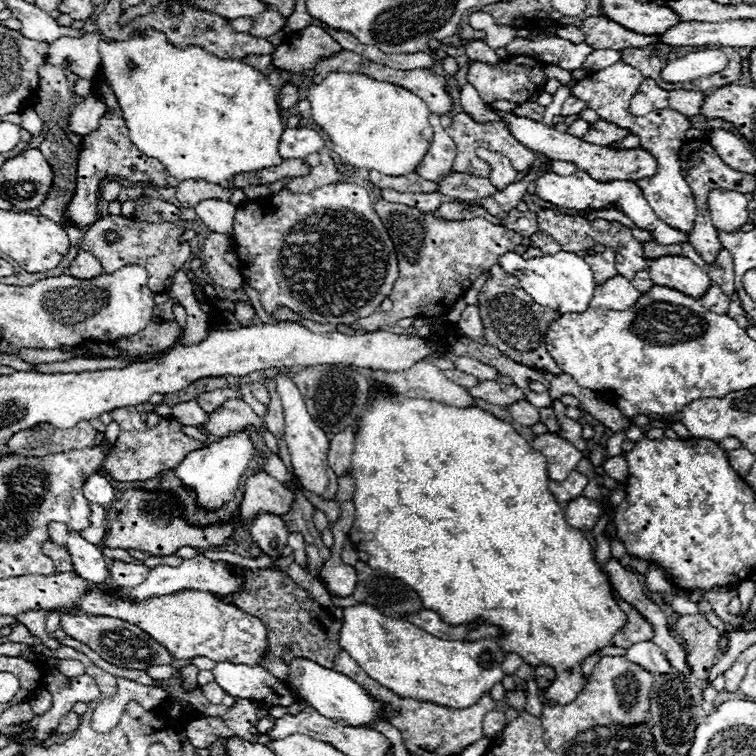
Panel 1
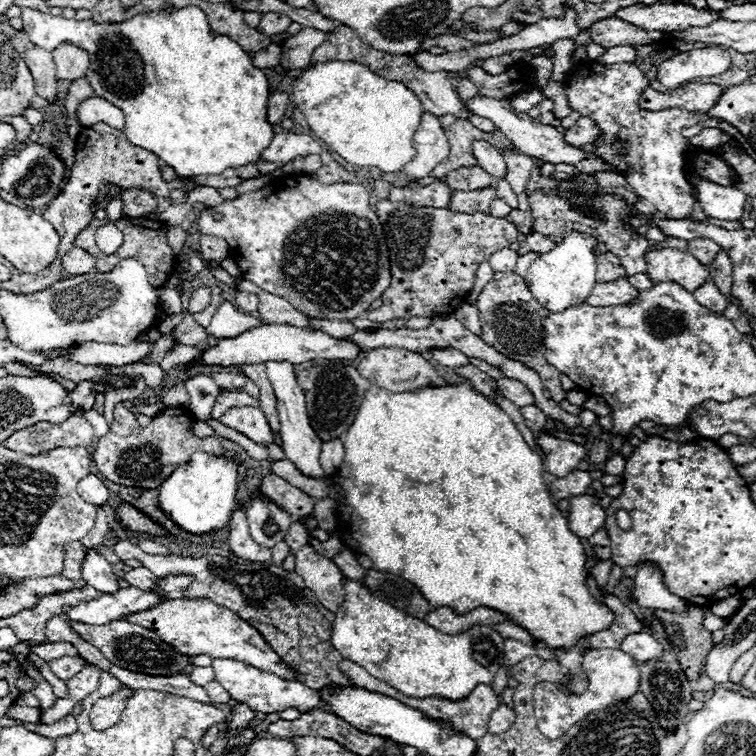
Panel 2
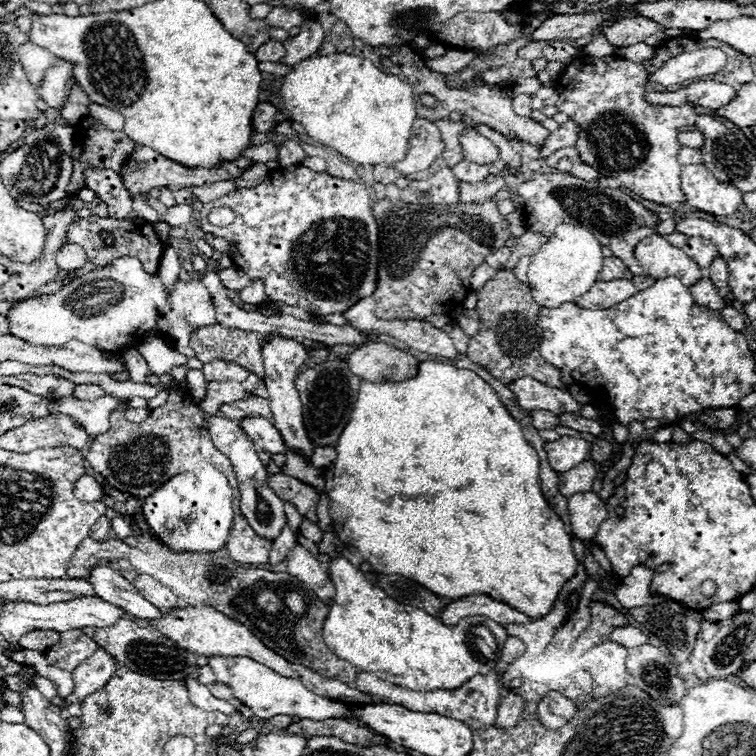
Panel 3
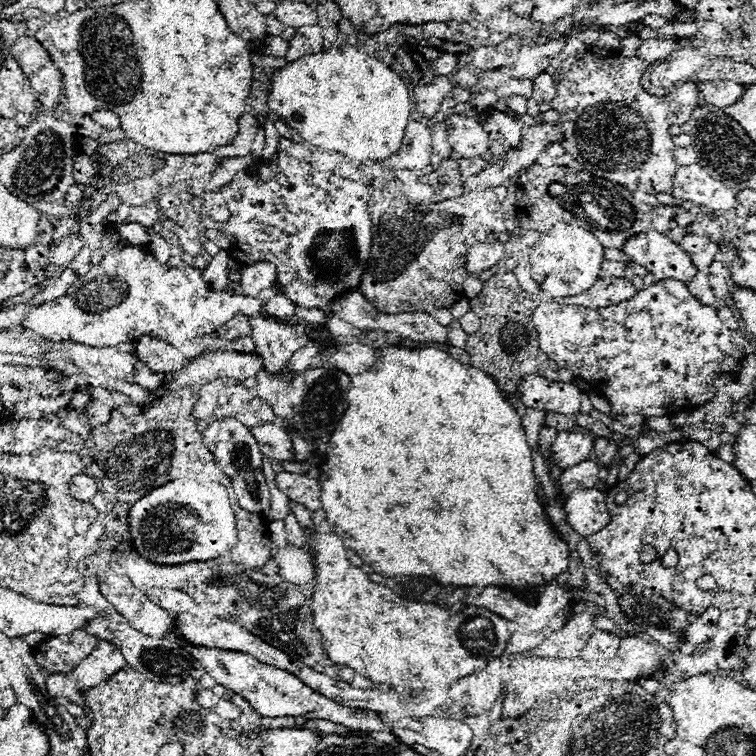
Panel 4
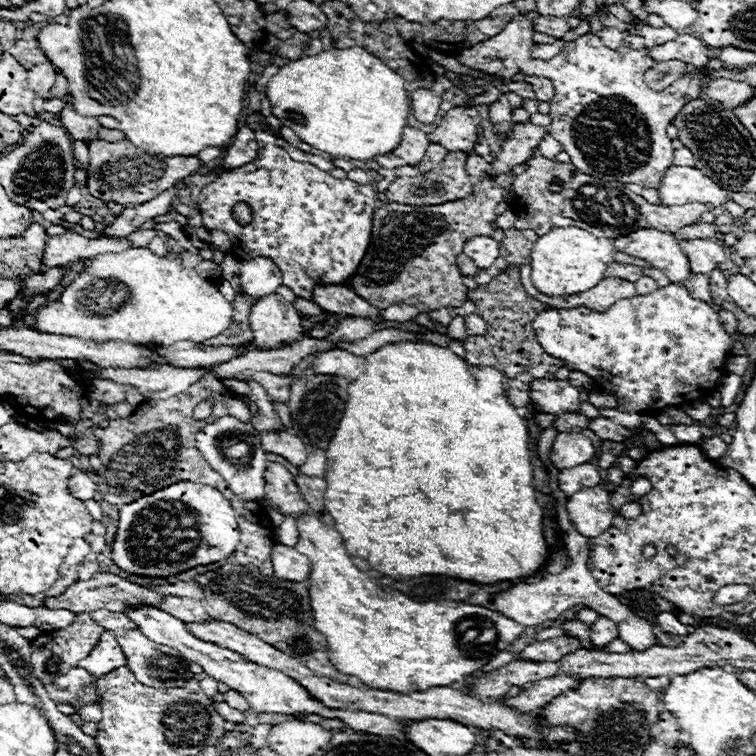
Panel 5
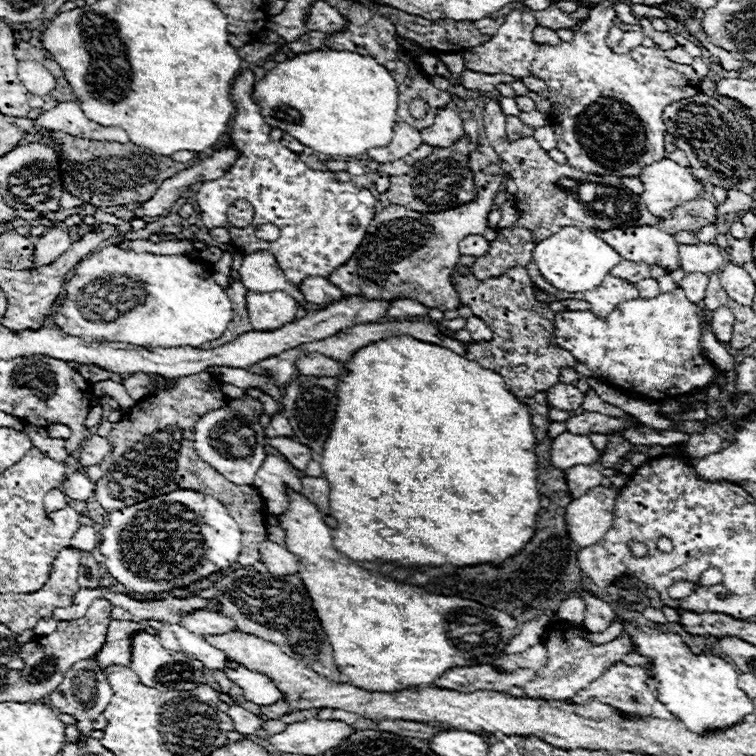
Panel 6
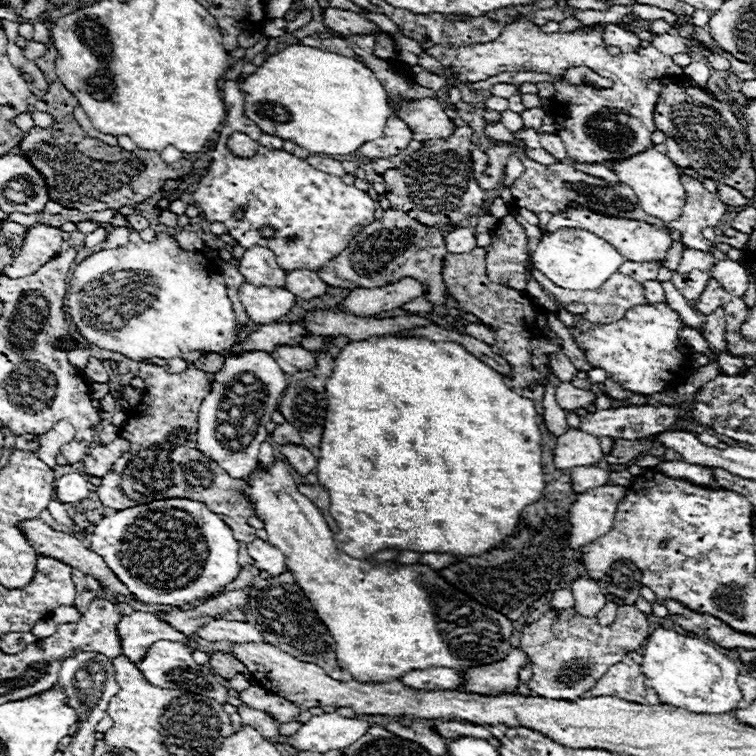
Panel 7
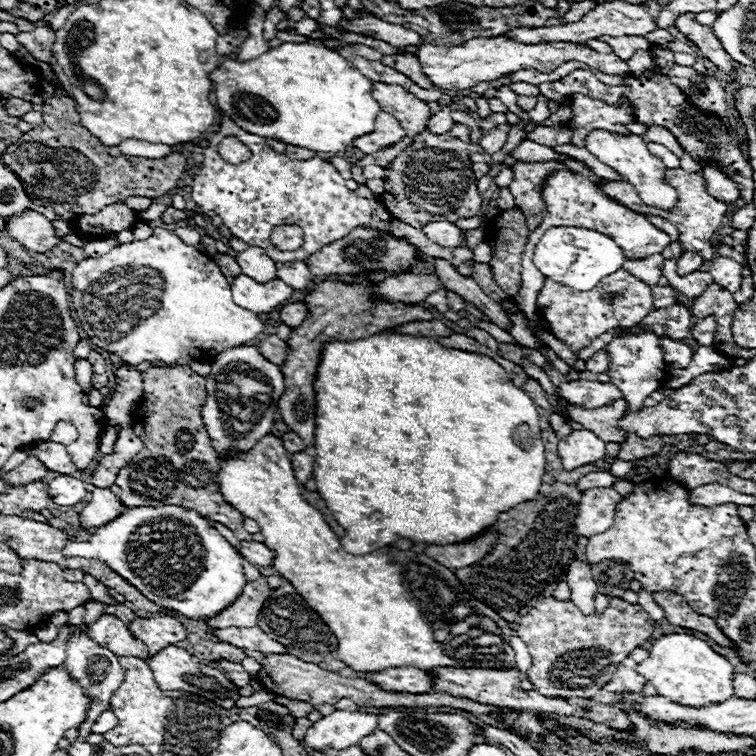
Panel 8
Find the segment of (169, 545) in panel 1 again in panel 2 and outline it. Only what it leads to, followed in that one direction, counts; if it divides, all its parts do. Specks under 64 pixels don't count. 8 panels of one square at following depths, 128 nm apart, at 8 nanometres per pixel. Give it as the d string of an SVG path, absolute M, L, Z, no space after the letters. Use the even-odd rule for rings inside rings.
M122 504L122 506L118 508L116 516L118 516L118 520L120 520L128 530L132 530L132 532L148 532L148 534L152 534L152 536L164 536L164 534L166 534L156 522L152 522L148 516L144 516L142 512L134 510L134 508L128 506L128 504Z

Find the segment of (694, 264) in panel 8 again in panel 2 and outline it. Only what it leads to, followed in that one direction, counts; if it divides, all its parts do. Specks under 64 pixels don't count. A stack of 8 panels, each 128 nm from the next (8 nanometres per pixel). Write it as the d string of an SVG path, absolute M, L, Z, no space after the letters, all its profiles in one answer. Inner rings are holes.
M696 238L696 240L688 242L688 252L692 252L692 256L696 256L696 260L700 260L700 264L704 264L704 266L710 264L720 250L722 248L708 238Z

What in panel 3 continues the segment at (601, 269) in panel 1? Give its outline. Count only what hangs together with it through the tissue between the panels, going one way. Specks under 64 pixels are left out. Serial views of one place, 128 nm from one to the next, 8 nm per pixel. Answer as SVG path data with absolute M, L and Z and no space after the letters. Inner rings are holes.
M604 258L604 266L600 270L598 280L616 280L616 278L628 278L632 280L632 272L620 258Z

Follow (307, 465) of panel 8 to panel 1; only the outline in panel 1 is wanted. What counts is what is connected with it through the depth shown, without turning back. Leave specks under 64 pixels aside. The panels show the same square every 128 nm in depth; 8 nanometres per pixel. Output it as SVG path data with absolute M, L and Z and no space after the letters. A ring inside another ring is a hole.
M228 400L216 412L208 414L208 422L202 426L212 436L228 436L232 432L240 432L246 428L264 430L264 422L260 416L244 400Z

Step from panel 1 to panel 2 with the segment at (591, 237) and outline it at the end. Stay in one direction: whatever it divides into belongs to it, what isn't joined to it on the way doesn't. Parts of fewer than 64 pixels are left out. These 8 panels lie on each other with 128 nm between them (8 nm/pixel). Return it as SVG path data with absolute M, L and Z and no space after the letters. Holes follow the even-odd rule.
M534 190L532 194L528 194L528 200L534 218L534 232L540 232L556 242L568 228L578 228L578 232L588 232L590 236L596 236L598 242L604 242L608 250L620 258L628 276L646 272L644 252L648 252L650 242L640 236L636 228L632 228L632 224L628 222L628 218L632 216L632 206L626 200L618 198L616 194L598 194L582 190L566 190L564 196L558 196L556 192L546 194L542 190Z

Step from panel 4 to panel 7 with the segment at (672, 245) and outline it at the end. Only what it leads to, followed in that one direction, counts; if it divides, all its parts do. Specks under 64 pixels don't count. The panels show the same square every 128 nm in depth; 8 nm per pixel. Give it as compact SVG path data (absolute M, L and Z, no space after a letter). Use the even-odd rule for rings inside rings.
M568 206L564 212L556 212L548 226L546 232L554 232L556 228L588 228L590 232L596 232L596 236L604 236L608 244L612 244L626 260L632 262L644 262L644 260L664 260L666 250L672 244L670 234L664 228L658 228L654 224L646 224L642 220L628 220L628 218L616 218L616 216L606 216L582 206Z

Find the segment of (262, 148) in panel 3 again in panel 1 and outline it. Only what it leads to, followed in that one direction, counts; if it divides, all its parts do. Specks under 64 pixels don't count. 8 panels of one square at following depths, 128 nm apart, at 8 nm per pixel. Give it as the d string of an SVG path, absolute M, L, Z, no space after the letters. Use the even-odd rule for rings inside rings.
M286 128L280 138L278 154L286 158L304 158L312 152L320 152L324 140L310 128Z

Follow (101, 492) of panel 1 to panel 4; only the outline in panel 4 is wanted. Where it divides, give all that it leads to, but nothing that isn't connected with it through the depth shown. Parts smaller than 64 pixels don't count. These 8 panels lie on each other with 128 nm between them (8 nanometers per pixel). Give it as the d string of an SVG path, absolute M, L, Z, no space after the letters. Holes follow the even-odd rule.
M84 472L76 474L76 476L72 478L72 482L70 482L70 492L72 492L72 496L76 496L78 500L90 500L98 490L100 490L100 488L98 488L96 480L94 480L92 476L84 474Z

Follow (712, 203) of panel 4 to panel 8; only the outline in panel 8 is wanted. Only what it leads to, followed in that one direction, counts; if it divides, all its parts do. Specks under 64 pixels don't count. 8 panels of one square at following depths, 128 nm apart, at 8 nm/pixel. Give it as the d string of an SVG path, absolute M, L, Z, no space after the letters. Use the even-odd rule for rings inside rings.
M594 130L586 136L586 150L592 152L600 162L604 162L610 168L614 168L616 172L620 172L628 184L636 184L636 192L640 192L640 198L644 202L648 202L650 206L656 206L662 210L670 210L674 206L676 190L670 188L668 184L664 184L666 166L648 152L646 142L640 136L636 136L636 134L622 136L622 134L612 134L608 130Z

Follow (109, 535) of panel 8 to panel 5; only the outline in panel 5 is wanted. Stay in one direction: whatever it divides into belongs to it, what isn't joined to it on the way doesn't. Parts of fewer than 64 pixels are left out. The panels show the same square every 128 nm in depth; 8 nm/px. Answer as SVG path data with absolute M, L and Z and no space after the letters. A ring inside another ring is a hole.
M180 482L120 508L110 558L128 574L168 578L232 556L238 542L240 530L230 502L212 486Z

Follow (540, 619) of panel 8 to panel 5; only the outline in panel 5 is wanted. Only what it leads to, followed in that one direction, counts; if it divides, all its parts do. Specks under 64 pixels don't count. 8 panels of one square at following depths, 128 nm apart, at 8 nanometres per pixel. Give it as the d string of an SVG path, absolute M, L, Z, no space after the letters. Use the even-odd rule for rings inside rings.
M558 672L556 676L542 678L532 684L524 684L522 692L506 702L512 704L514 708L520 708L520 712L534 712L536 708L546 706L558 694L568 692L568 690L576 690L578 686L580 686L580 678Z

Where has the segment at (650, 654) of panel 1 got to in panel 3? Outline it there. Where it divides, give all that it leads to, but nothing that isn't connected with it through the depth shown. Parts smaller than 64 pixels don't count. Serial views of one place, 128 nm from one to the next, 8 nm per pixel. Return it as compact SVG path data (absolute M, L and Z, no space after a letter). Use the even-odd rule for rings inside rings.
M618 626L612 630L612 640L616 640L618 644L624 644L626 648L634 648L634 646L646 644L648 636L634 626Z

